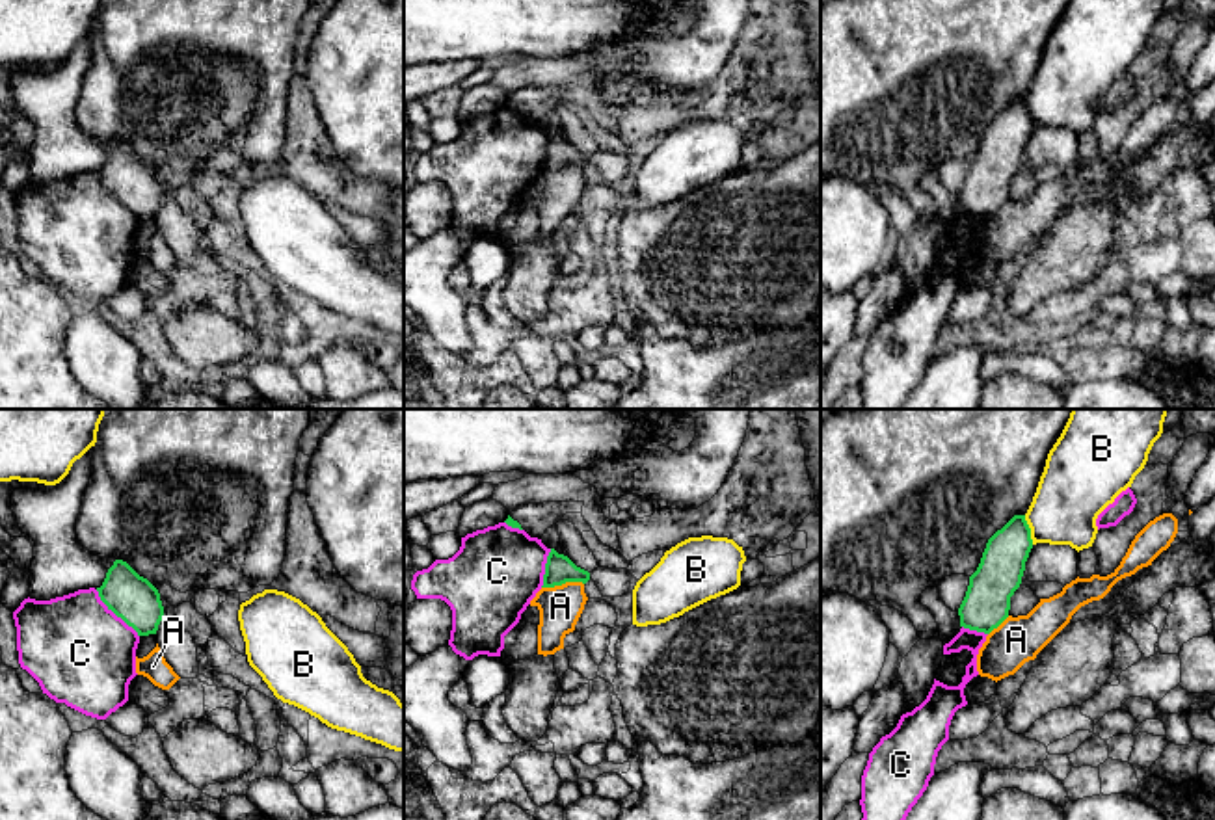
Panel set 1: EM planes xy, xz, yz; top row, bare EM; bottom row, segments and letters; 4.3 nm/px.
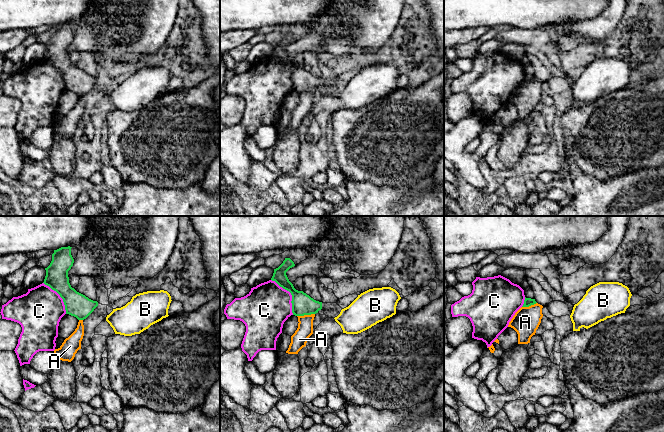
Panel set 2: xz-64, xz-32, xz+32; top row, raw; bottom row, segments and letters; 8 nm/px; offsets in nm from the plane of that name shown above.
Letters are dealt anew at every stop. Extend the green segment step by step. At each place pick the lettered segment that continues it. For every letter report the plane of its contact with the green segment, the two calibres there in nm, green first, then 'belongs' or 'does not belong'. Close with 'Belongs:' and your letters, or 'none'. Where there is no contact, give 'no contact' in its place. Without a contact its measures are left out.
A: meets green in xz; 130 nm thick on the green side, 190 nm on the other; does not belong
B: meets green in yz; 190 nm thick on the green side, 300 nm on the other; does not belong
C: meets green in xy; 200 nm thick on the green side, 440 nm on the other; does not belong
Belongs: none

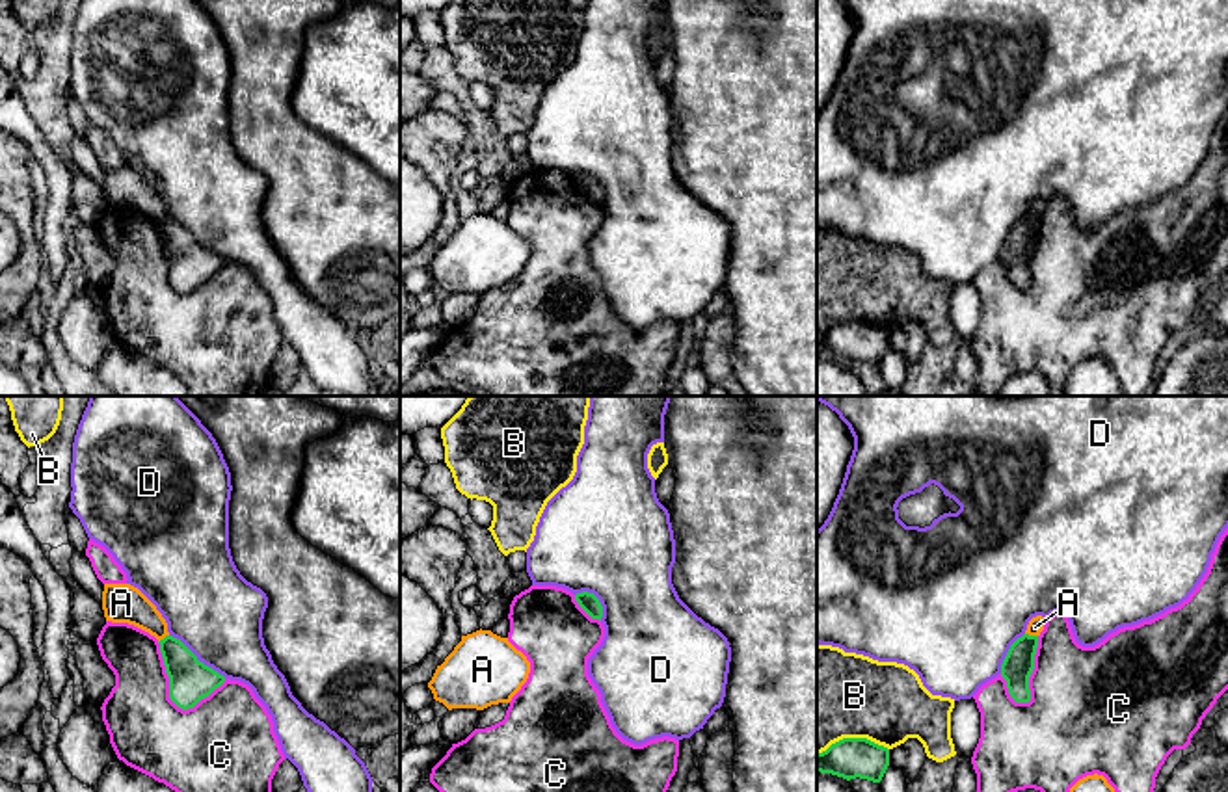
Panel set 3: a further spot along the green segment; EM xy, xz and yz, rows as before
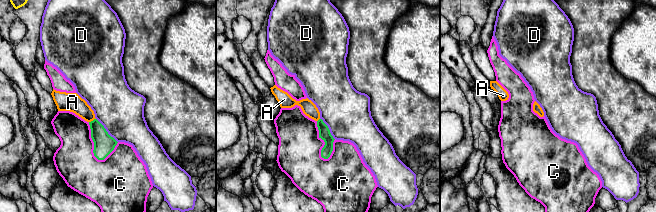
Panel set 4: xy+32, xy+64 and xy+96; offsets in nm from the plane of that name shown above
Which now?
A: meets green in yz; 140 nm thick on the green side, 70 nm on the other; does not belong
B: meets green in yz; 180 nm thick on the green side, 440 nm on the other; does not belong
C: meets green in xy; 190 nm thick on the green side, 360 nm on the other; does not belong
D: meets green in xy; 190 nm thick on the green side, 380 nm on the other; does not belong
Belongs: none

